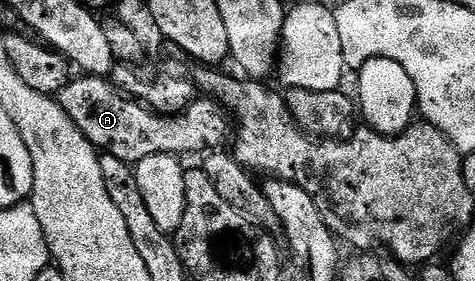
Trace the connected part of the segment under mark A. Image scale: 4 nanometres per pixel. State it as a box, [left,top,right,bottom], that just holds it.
[56,75,232,166]

